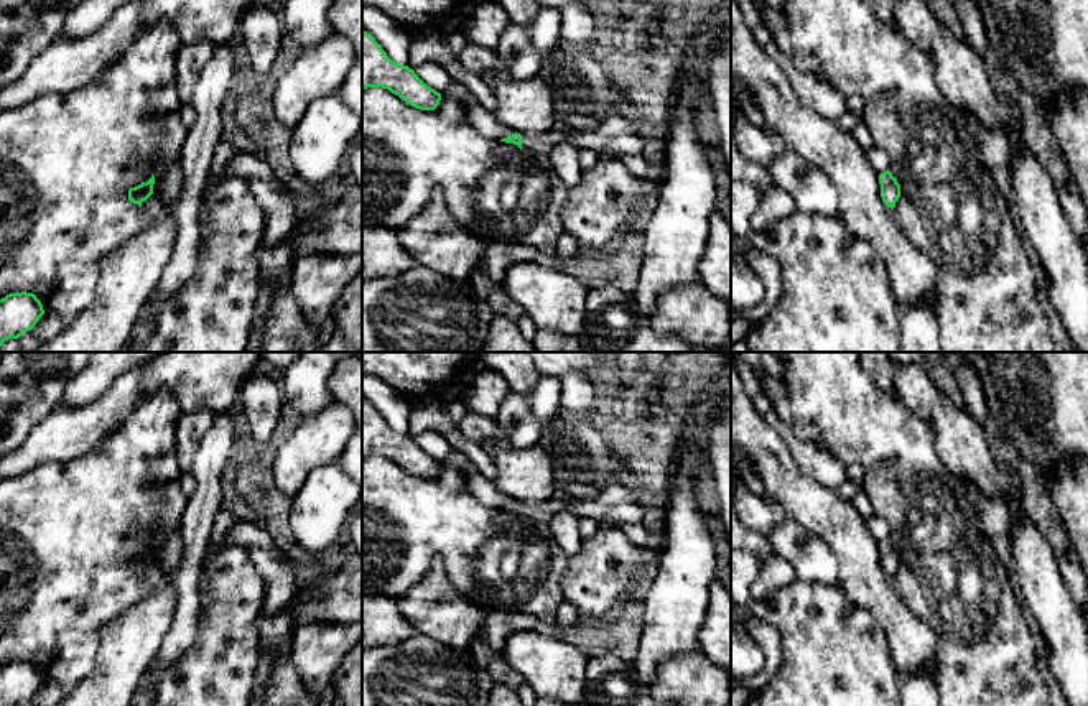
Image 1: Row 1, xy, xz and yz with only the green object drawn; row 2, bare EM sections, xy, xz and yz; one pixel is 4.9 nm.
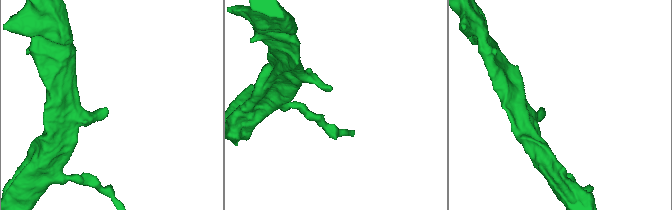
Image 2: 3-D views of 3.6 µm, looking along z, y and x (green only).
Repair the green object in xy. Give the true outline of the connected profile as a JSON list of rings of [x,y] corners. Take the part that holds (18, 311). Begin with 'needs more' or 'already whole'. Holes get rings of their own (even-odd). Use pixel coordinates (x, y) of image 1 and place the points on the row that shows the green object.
already whole; [[[10,293],[0,300],[0,346],[31,331],[44,314],[41,301],[33,293]]]

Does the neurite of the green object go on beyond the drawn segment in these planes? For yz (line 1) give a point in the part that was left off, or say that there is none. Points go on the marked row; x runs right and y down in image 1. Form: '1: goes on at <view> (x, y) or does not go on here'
1: does not go on here

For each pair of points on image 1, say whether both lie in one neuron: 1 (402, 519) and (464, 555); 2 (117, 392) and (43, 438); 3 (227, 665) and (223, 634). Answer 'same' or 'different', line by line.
1: same
2: same
3: same

